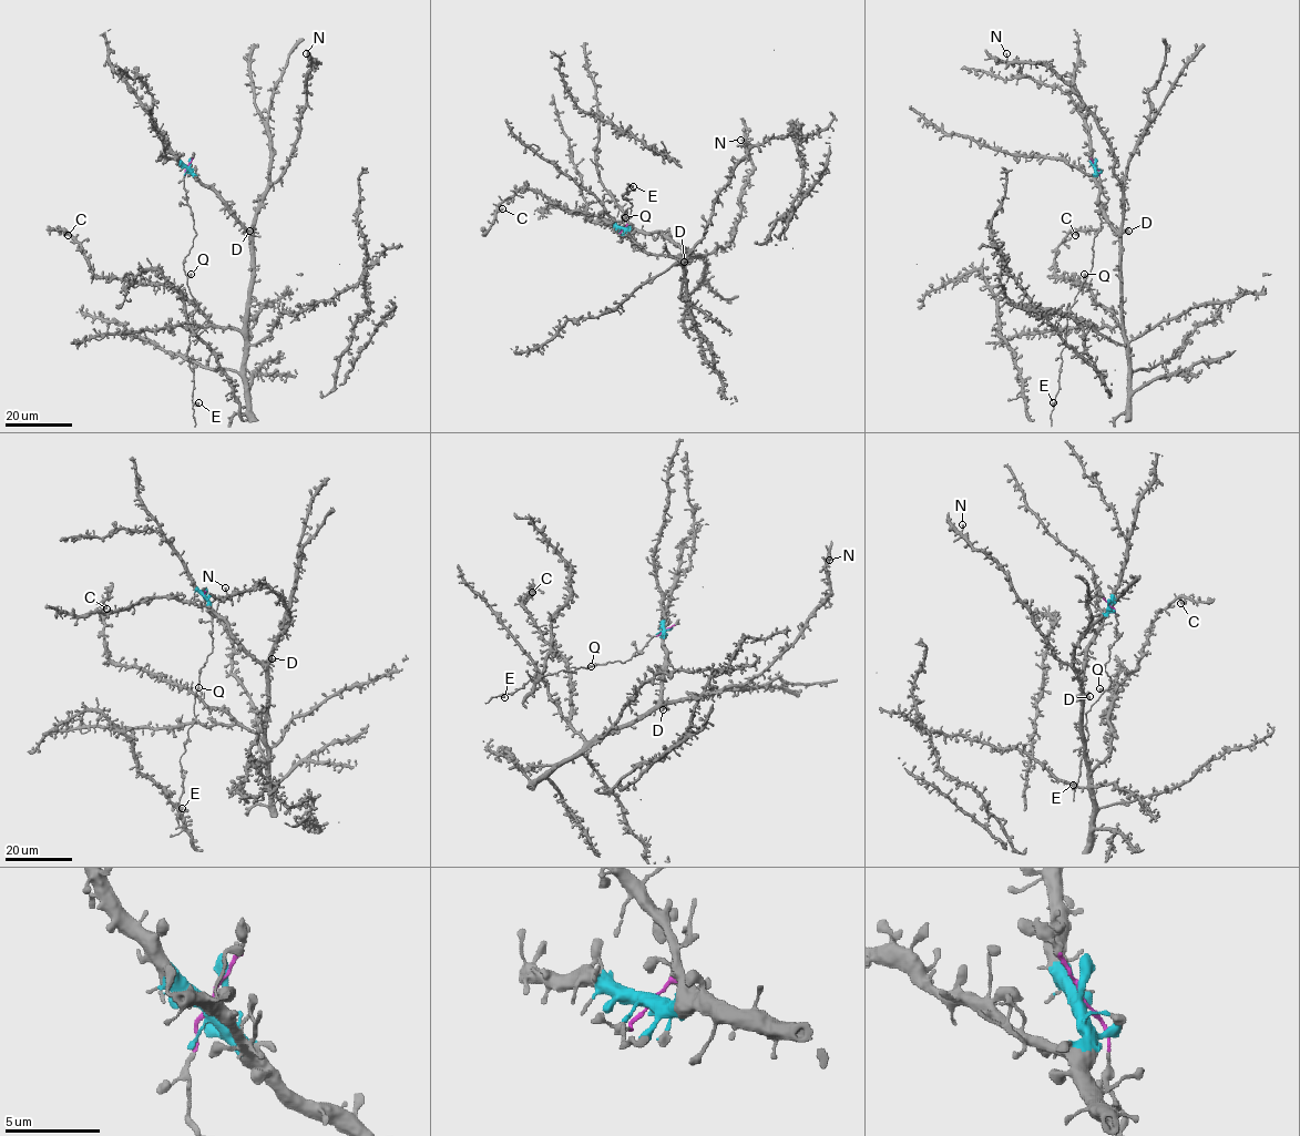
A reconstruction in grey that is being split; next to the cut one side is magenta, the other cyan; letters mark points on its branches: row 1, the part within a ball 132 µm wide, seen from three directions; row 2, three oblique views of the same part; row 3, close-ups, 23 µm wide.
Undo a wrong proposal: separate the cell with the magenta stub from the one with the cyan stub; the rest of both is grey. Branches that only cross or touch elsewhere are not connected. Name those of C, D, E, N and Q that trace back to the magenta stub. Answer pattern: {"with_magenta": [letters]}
{"with_magenta": ["E", "Q"]}

